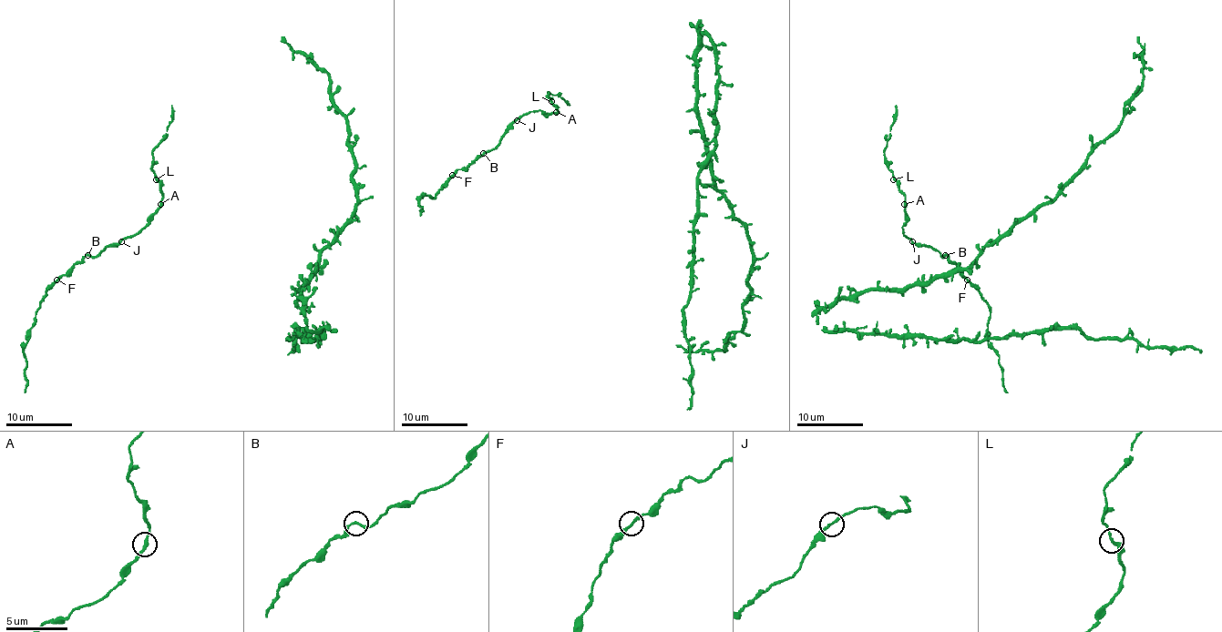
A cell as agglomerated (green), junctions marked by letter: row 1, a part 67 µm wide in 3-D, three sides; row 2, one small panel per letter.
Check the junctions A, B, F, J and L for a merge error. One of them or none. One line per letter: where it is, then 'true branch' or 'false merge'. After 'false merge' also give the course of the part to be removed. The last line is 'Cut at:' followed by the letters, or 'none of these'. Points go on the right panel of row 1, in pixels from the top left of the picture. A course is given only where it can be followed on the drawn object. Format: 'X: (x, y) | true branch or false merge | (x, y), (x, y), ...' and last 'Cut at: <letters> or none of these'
A: (904, 204) | true branch
B: (945, 255) | true branch
F: (967, 280) | true branch
J: (912, 241) | true branch
L: (893, 179) | true branch
Cut at: none of these

